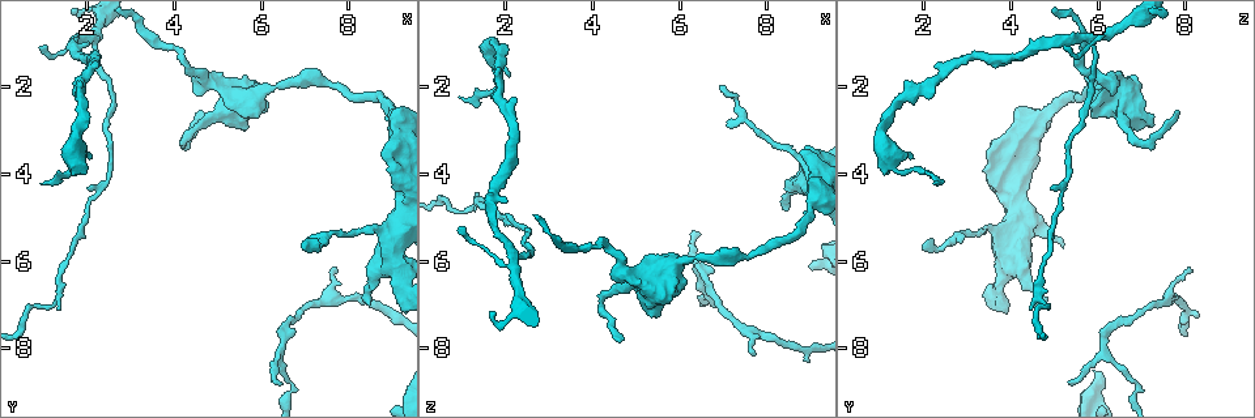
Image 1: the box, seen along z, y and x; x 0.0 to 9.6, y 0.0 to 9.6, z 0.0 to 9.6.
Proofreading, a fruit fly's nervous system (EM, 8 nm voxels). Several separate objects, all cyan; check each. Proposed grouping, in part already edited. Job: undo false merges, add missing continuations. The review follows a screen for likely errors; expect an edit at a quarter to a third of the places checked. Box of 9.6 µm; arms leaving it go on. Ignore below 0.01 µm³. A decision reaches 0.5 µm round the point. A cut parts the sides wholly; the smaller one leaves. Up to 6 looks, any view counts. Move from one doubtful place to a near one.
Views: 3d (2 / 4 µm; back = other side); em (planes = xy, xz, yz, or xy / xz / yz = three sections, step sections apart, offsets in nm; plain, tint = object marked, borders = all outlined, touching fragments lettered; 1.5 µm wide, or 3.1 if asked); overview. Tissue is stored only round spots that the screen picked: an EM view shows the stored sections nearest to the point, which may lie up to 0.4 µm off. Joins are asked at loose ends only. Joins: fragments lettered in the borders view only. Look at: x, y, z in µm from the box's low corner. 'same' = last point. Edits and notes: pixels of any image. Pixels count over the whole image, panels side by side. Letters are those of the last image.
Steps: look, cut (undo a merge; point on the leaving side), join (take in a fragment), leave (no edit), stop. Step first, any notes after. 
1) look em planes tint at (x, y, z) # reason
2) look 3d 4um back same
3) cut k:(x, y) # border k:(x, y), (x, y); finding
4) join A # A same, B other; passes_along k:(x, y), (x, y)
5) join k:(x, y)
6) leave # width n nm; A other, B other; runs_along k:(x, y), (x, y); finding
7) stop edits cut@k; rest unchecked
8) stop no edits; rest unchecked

look 3d 2um at (7.75, 6.25, 8.15) # branch stops here

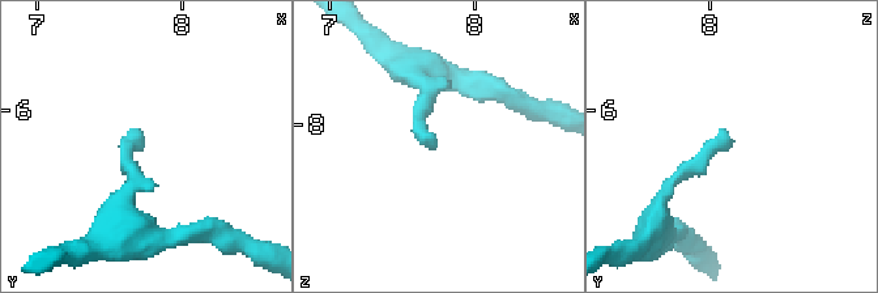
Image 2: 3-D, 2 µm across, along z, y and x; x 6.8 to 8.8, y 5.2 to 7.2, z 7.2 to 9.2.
look em planes plain at (7.76, 6.22, 8.16) # need the tissue

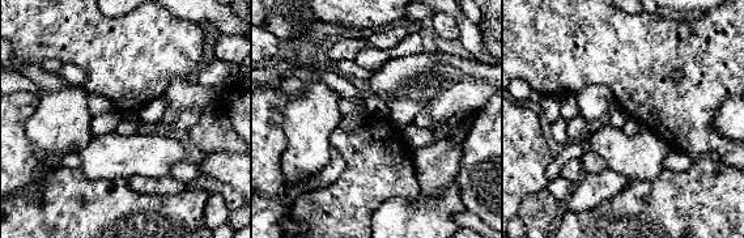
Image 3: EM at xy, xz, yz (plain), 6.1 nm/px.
look em planes borders same

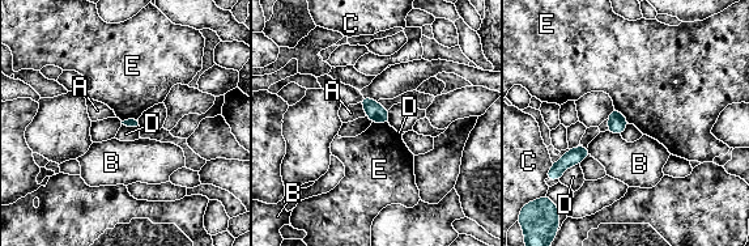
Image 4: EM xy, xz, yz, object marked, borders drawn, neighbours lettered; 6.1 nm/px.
leave # longest_contact D 170 nm; A other, B other, C other, D other, E other; border 4:(579, 164), (570, 165), (558, 179); no lettered fragment goes on from it

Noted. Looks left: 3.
look em 3.1um planes plain at (6.30, 8.75, 5.35) # thin end

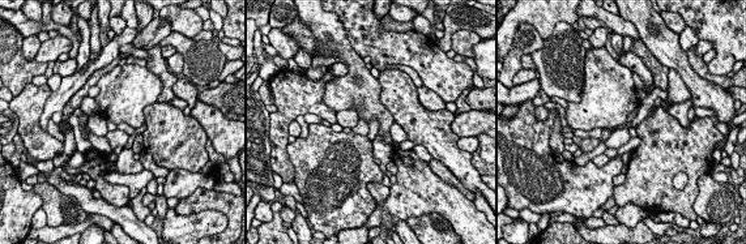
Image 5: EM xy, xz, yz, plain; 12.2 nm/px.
look em 3.1um planes borders same # see the neighbours

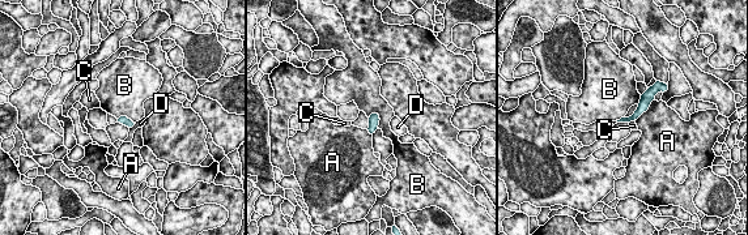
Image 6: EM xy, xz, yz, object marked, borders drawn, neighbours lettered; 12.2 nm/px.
leave # A other, B other, C other, D other; none of them fits

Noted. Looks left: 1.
stop no edits; rest unchecked

